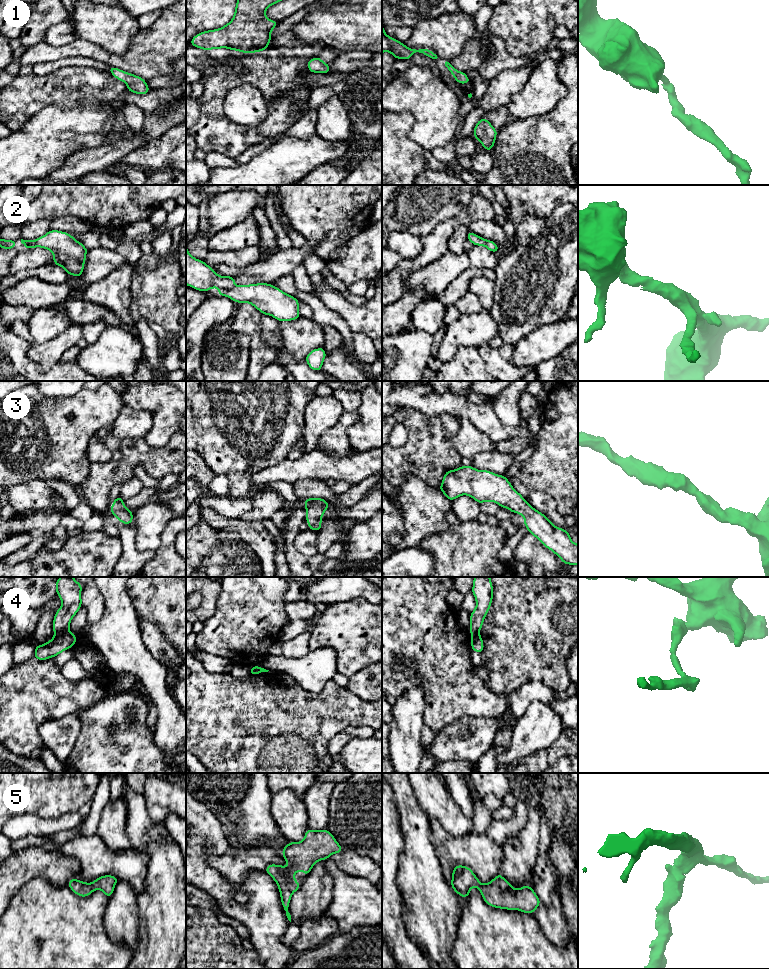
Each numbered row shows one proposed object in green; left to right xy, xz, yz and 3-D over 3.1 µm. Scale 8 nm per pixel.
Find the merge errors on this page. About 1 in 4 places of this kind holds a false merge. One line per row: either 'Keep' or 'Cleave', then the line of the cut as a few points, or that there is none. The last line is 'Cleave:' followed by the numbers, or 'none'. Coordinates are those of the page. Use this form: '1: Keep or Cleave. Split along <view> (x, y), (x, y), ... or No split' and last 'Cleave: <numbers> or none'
1: Keep. No split
2: Keep. No split
3: Keep. No split
4: Cleave. Split along xy (68, 630), (55, 636)
5: Keep. No split
Cleave: 4

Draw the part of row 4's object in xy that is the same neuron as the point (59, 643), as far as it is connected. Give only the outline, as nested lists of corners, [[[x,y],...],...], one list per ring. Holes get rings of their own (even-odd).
[[[69,631],[63,632],[60,635],[54,636],[47,643],[37,645],[33,656],[40,661],[54,658],[63,651],[72,648],[76,641],[77,637],[74,633]]]

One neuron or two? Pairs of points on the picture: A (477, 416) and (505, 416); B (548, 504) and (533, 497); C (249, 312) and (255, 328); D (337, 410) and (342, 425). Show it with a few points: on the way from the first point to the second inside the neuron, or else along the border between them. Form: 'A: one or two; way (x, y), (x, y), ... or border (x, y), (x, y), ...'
A: two; border (492, 403), (496, 416), (502, 422), (519, 425)
B: one; way (544, 504), (537, 499)
C: one; way (249, 316), (251, 324)
D: two; border (344, 410), (340, 418), (324, 433)

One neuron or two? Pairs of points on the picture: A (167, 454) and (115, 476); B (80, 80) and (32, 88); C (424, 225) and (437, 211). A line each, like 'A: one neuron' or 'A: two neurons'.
A: one neuron
B: one neuron
C: one neuron

